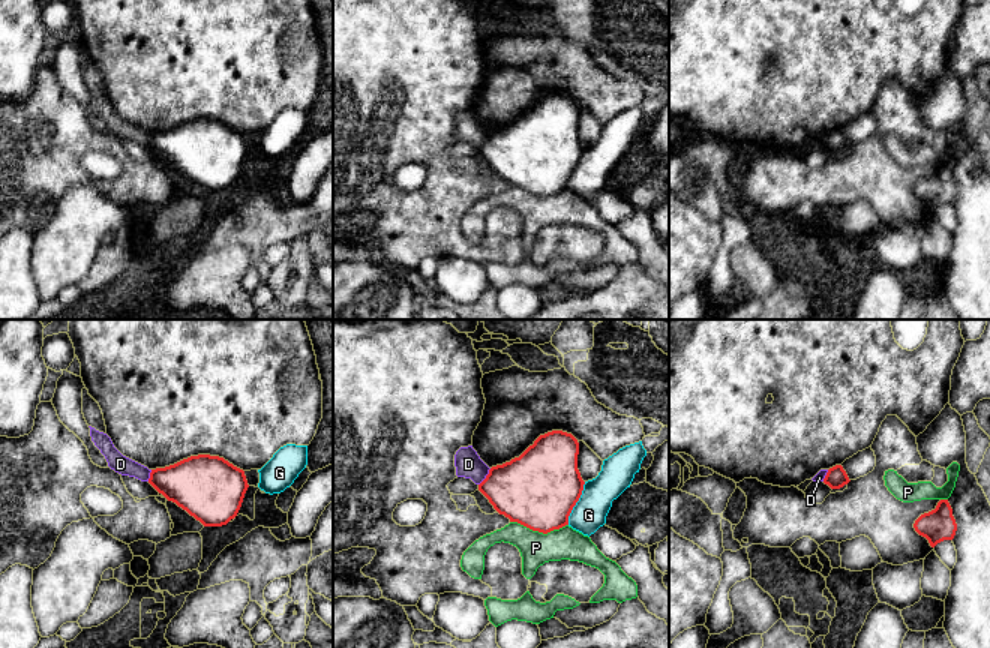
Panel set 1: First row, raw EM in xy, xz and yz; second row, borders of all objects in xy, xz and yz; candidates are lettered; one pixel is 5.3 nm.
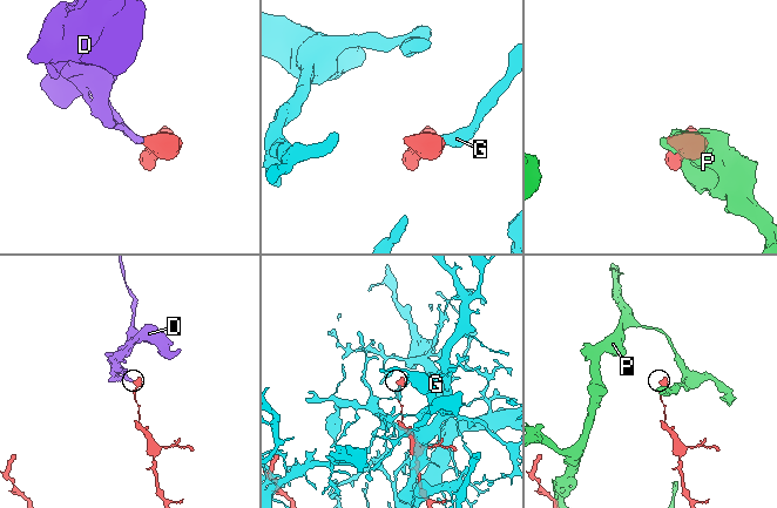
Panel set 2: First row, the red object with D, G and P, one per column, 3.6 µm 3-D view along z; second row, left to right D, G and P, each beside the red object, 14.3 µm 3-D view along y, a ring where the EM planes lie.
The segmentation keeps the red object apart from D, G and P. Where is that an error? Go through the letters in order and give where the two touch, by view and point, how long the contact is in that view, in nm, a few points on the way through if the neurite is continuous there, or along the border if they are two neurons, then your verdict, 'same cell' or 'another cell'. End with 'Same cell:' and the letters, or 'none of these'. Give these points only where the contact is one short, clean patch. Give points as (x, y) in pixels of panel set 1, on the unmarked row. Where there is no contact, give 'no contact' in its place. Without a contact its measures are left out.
D: meets red in xz at (486, 141); contact 120 nm long; border along xz (491, 132), (479, 149); another cell
G: meets red in xz at (576, 165); contact 260 nm long; another cell
P: meets red in xz at (539, 195); contact 320 nm long; another cell
Same cell: none of these

